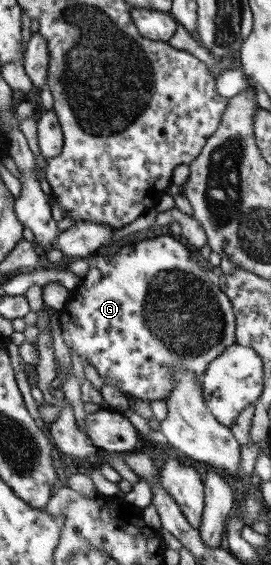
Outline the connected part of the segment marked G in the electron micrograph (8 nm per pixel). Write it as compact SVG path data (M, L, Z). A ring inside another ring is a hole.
M167 233L154 238L145 238L135 243L125 241L124 245L116 251L114 255L100 255L99 257L91 257L89 261L89 273L83 277L81 287L77 287L75 293L71 293L69 301L62 310L59 311L58 321L62 331L64 343L71 351L77 353L82 361L88 361L98 372L98 375L104 380L104 383L114 385L123 394L130 397L136 397L143 401L157 401L161 399L166 401L173 393L176 387L176 377L172 373L174 367L188 369L192 371L198 383L204 385L204 374L208 370L209 365L224 353L228 347L238 343L236 336L236 311L233 307L232 300L224 293L221 286L218 285L216 277L206 269L199 266L199 262L194 261L191 255L199 254L187 244L177 241L171 233Z

